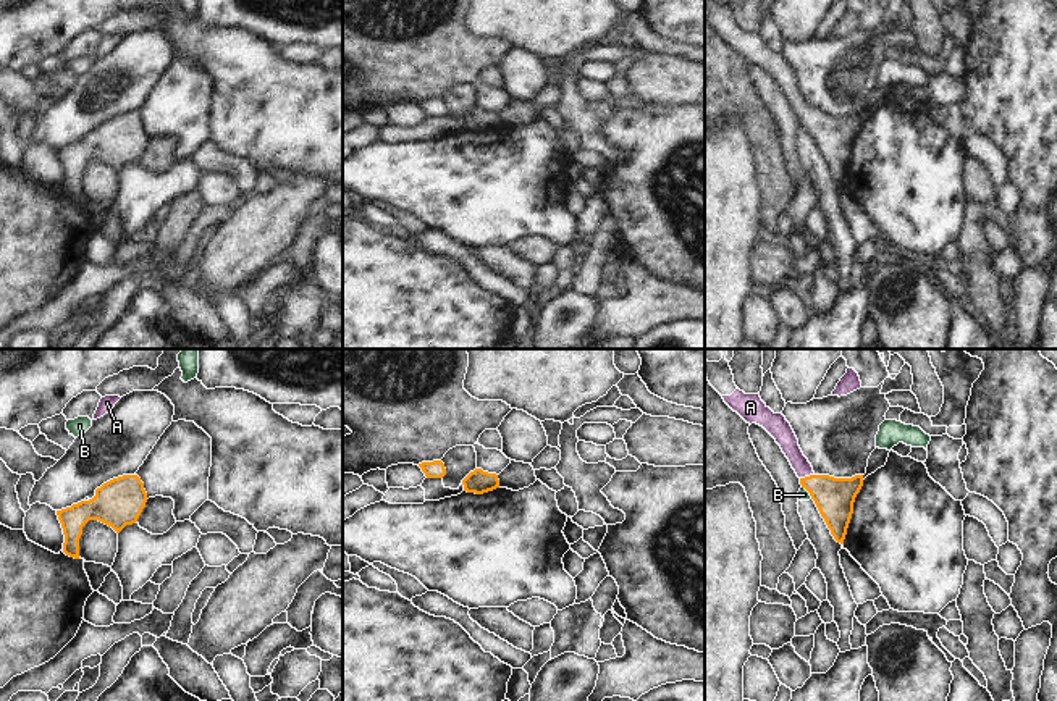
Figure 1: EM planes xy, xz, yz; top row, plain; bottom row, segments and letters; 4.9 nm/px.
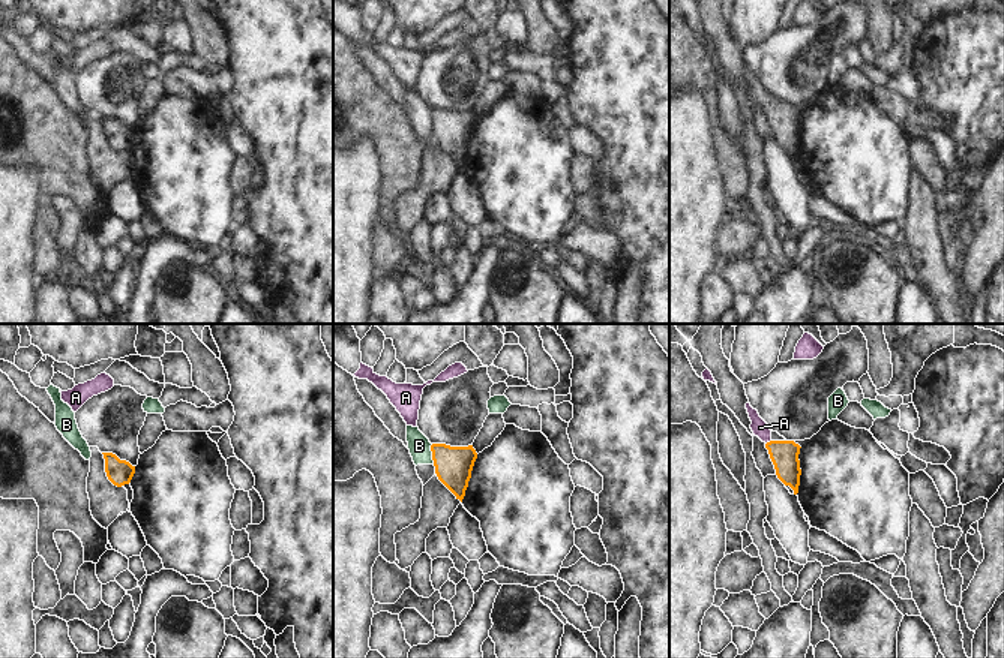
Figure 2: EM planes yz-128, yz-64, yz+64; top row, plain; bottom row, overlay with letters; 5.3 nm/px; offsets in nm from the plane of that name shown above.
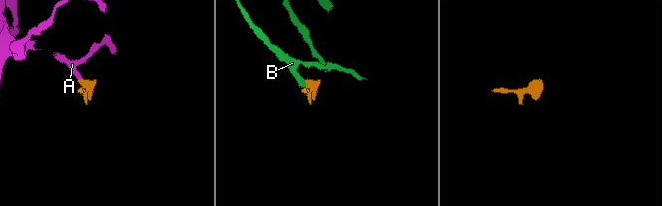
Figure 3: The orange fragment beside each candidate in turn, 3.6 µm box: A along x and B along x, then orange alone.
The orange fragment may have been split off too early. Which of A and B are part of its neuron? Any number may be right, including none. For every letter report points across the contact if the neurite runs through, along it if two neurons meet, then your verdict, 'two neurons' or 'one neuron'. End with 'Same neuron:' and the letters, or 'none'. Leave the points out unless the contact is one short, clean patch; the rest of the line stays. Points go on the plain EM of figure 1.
A: runs through yz (834, 136), (807, 115), (783, 71); one neuron
B: border along yz (802, 125), (812, 136); two neurons
Same neuron: A

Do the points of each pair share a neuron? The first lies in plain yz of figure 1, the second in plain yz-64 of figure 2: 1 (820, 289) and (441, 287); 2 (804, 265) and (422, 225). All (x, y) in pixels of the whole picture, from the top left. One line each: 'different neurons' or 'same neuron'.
1: same neuron
2: different neurons

